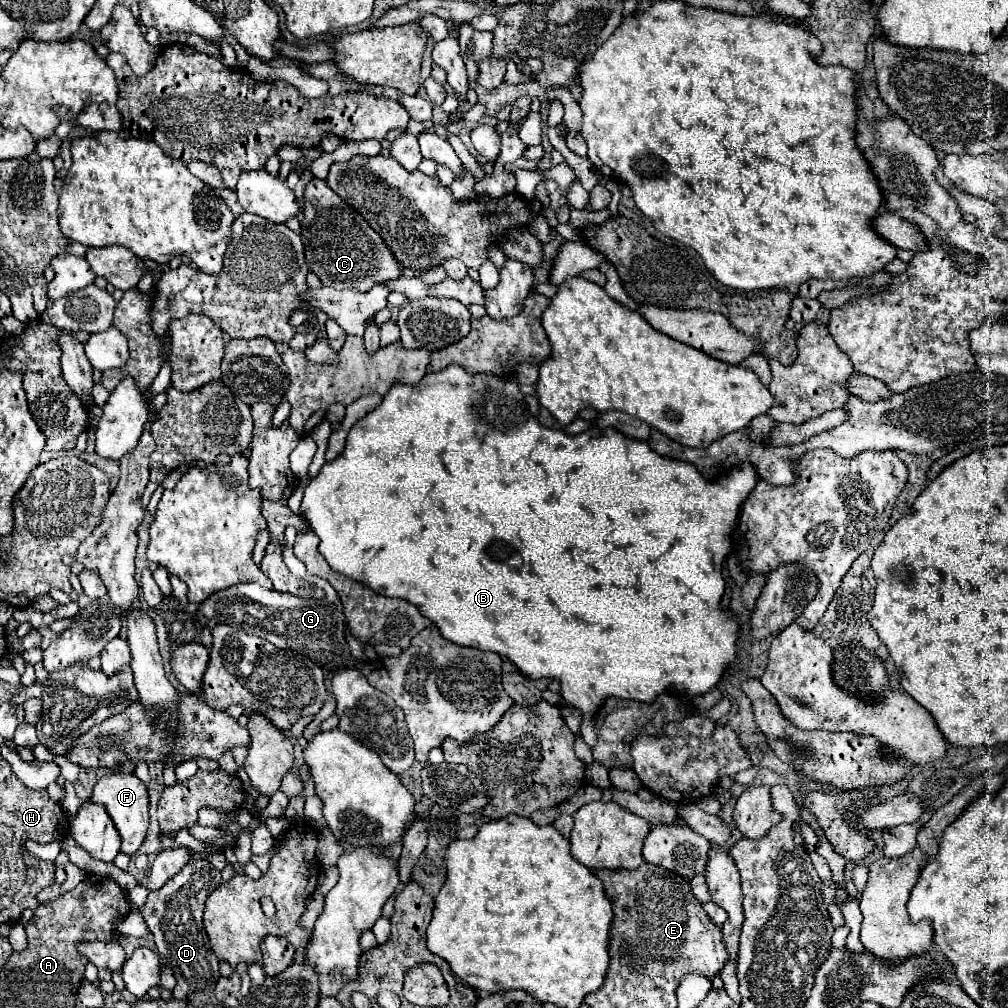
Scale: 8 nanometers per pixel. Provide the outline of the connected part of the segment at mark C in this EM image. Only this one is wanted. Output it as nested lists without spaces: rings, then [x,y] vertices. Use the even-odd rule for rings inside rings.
[[[312,177],[304,189],[302,237],[306,243],[306,263],[326,287],[370,291],[376,283],[402,275],[400,265],[394,261],[382,237],[358,215],[356,209],[328,187],[326,179]]]

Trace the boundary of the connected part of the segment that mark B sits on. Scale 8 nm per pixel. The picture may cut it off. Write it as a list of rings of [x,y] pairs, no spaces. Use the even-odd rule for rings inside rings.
[[[458,363],[438,373],[426,373],[416,385],[394,383],[382,403],[350,429],[344,451],[332,463],[324,463],[304,491],[300,511],[310,529],[320,537],[318,551],[334,571],[364,583],[384,597],[398,597],[416,605],[448,641],[494,651],[500,657],[512,659],[530,679],[558,679],[562,683],[562,697],[582,714],[596,712],[606,697],[650,703],[656,695],[670,691],[688,699],[708,693],[716,687],[722,671],[736,655],[738,623],[720,609],[720,599],[724,595],[721,571],[726,555],[732,550],[731,534],[738,522],[740,507],[758,483],[752,463],[744,461],[731,469],[731,473],[715,481],[704,481],[692,463],[662,457],[652,451],[648,443],[630,439],[614,427],[592,427],[580,435],[568,437],[564,431],[554,433],[542,427],[536,417],[528,413],[524,393],[518,389],[516,381],[484,373],[472,375]]]

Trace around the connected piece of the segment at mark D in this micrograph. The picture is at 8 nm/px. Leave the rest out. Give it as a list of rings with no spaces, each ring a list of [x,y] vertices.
[[[192,861],[180,869],[180,873],[176,873],[164,887],[160,887],[160,891],[152,891],[142,909],[164,965],[176,973],[178,983],[172,993],[176,999],[184,999],[196,991],[212,991],[220,977],[220,963],[208,943],[202,921],[204,903],[208,895],[220,885],[220,881],[220,871],[210,861]]]

